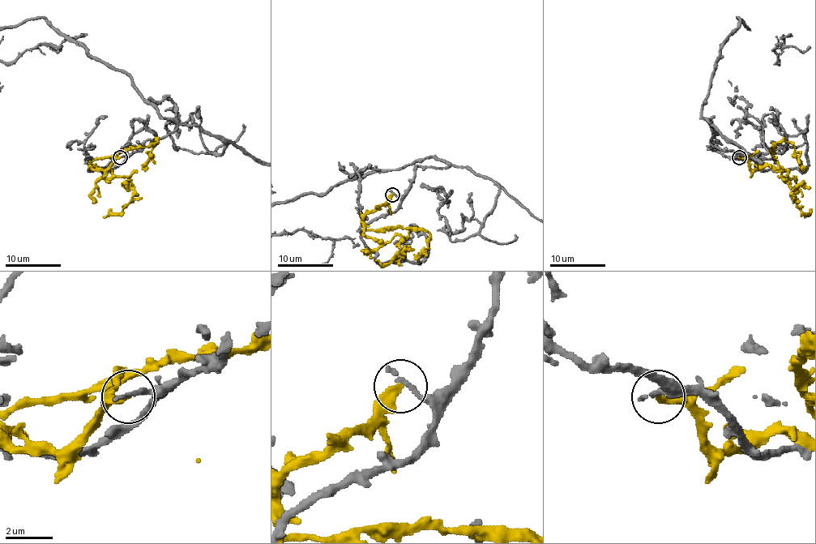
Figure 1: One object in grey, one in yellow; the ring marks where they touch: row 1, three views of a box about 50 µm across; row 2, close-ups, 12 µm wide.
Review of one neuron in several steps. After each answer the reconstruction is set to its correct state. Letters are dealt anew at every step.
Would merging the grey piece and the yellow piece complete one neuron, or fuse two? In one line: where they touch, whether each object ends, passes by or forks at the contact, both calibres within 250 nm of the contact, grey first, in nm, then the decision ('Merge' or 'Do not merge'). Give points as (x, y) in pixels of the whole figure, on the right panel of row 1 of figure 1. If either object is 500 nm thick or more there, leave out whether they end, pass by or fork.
Place: (739, 157). At the ring grey ends. At the ring yellow ends. Thickness 240 nm (grey) against 340 nm. Do not merge

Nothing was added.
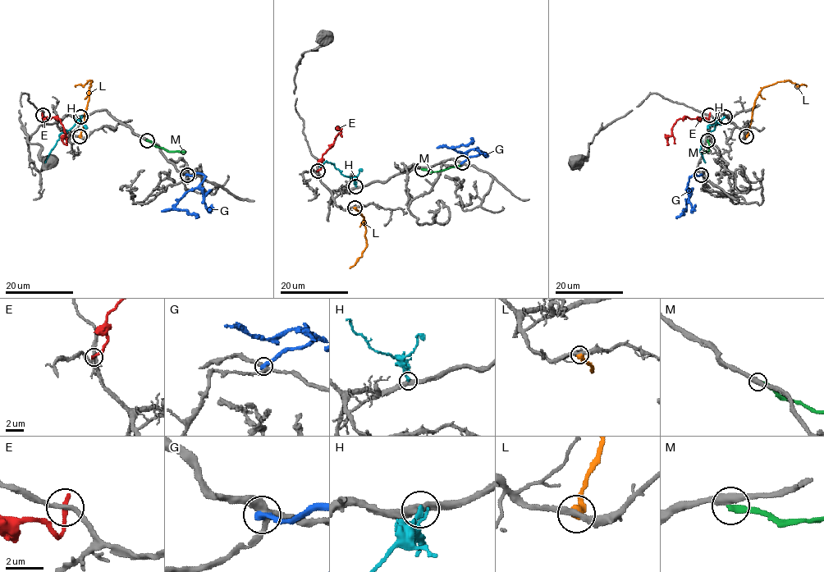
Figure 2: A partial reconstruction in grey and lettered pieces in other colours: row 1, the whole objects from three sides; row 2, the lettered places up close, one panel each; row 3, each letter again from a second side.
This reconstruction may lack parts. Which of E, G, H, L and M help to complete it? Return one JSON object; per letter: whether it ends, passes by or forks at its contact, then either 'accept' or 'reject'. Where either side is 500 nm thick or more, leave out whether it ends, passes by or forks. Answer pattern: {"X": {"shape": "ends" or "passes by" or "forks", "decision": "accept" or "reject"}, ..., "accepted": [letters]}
{"E": {"shape": "ends", "decision": "reject"}, "G": {"shape": "ends", "decision": "reject"}, "H": {"shape": "ends", "decision": "reject"}, "L": {"shape": "ends", "decision": "reject"}, "M": {"shape": "ends", "decision": "reject"}, "accepted": []}

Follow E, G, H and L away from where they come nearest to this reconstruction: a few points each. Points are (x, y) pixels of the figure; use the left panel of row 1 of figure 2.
E: (43, 115), (44, 121), (47, 117), (59, 118), (66, 135), (62, 141), (67, 145)
G: (187, 175), (200, 174), (205, 176), (196, 187), (185, 194), (175, 207), (192, 212), (196, 218)
H: (80, 116), (61, 133), (44, 162)
L: (80, 136), (90, 80), (84, 85), (75, 86)

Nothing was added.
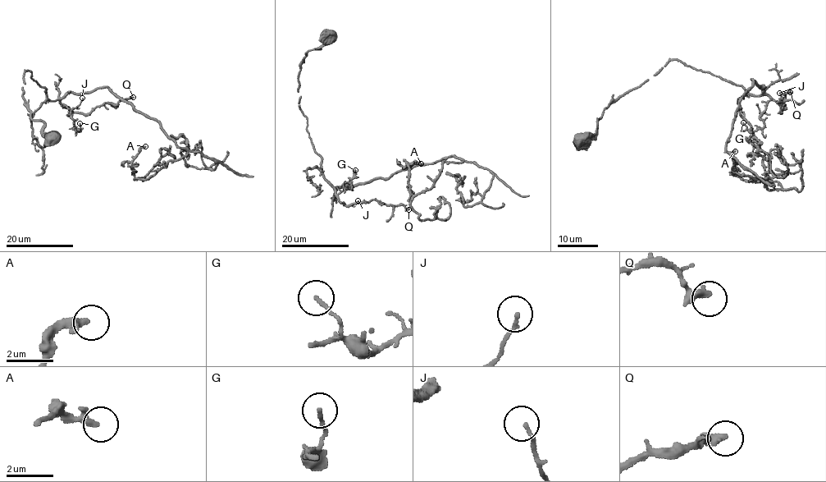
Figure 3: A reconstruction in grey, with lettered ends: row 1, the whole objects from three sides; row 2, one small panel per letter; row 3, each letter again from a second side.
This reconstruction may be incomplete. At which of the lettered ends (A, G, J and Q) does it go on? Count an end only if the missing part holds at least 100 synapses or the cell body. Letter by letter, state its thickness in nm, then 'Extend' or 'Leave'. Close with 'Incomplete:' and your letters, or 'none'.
A: Thickness 320 nm. Leave
G: Thickness 130 nm. Leave
J: Thickness 140 nm. Leave
Q: Thickness 360 nm. Leave
Incomplete: none

